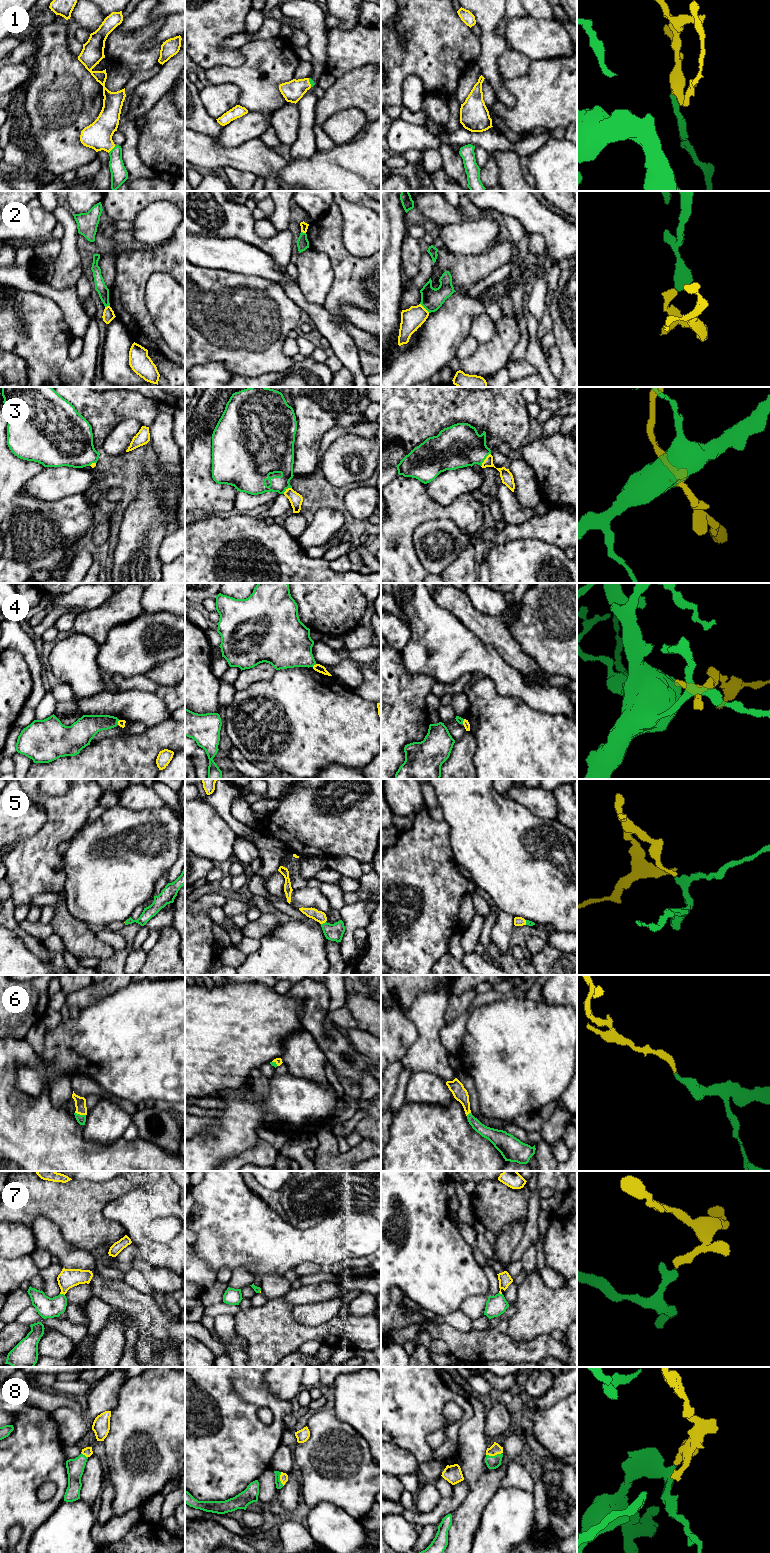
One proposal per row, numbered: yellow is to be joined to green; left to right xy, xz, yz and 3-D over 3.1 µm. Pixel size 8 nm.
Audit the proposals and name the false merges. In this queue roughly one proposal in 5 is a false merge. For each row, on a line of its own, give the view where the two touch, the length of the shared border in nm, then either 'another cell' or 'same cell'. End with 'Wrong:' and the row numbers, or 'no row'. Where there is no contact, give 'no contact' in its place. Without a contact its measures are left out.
1: meets green in xy; contact 90 nm long; same cell
2: meets green in yz; contact 110 nm long; another cell
3: meets green in yz; contact 130 nm long; same cell
4: meets green in xz; contact 40 nm long; same cell
5: meets green in xz; contact 50 nm long; same cell
6: meets green in xy; contact 90 nm long; same cell
7: meets green in xy; contact 40 nm long; same cell
8: meets green in yz; contact 130 nm long; same cell
Wrong: 2

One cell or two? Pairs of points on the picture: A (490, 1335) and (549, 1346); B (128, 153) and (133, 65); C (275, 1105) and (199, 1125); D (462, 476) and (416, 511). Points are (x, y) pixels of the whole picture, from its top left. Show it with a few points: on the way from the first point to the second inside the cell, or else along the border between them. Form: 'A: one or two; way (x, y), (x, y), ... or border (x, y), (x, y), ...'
A: one; way (505, 1348), (534, 1349)
B: two; border (154, 65), (148, 70), (137, 70), (132, 75)
C: two; border (212, 1117), (213, 1123), (195, 1136)
D: two; border (424, 484), (441, 504), (456, 498)

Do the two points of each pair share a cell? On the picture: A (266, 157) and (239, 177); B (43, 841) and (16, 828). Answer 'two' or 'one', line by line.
A: two
B: two

